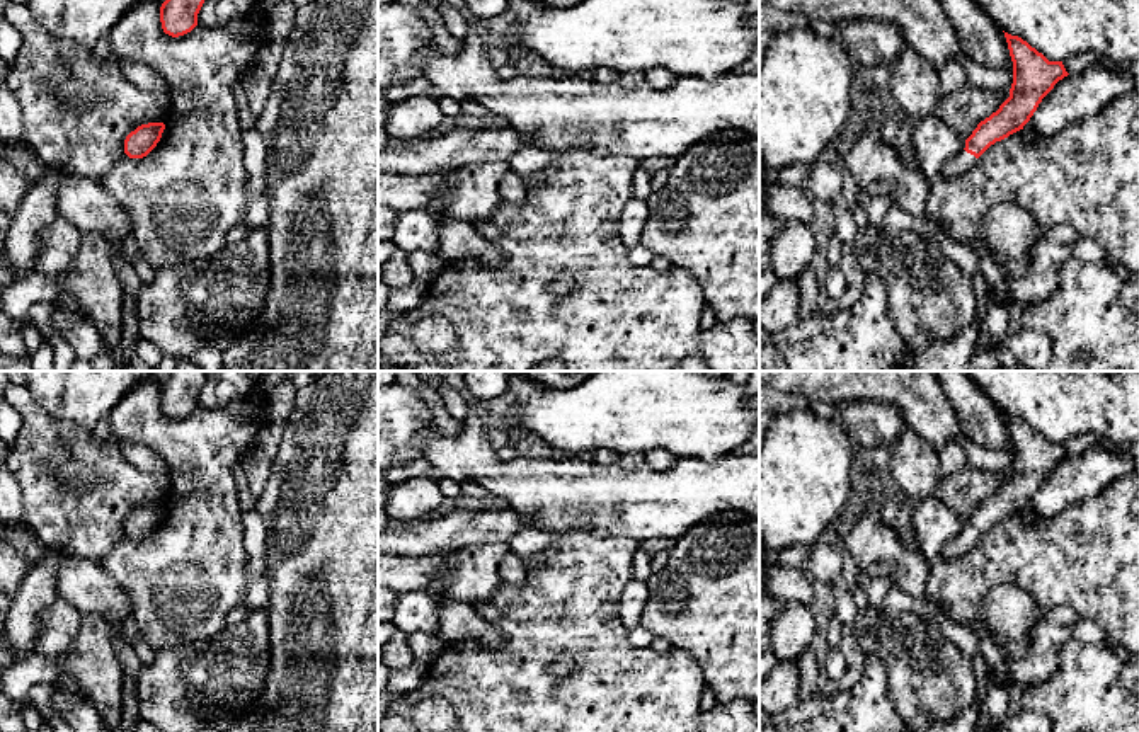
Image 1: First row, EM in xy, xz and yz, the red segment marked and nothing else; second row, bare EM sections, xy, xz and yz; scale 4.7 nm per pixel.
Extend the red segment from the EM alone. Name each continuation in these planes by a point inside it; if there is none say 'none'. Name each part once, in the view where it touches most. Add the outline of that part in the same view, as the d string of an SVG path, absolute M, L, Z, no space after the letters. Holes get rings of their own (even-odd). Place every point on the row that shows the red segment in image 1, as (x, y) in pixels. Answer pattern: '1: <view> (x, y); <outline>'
1: yz (955, 165); M962 150L959 155L948 158L943 163L943 167L940 170L940 175L945 177L945 179L959 177L965 170L969 170L976 163L976 160L977 158L974 155Z

